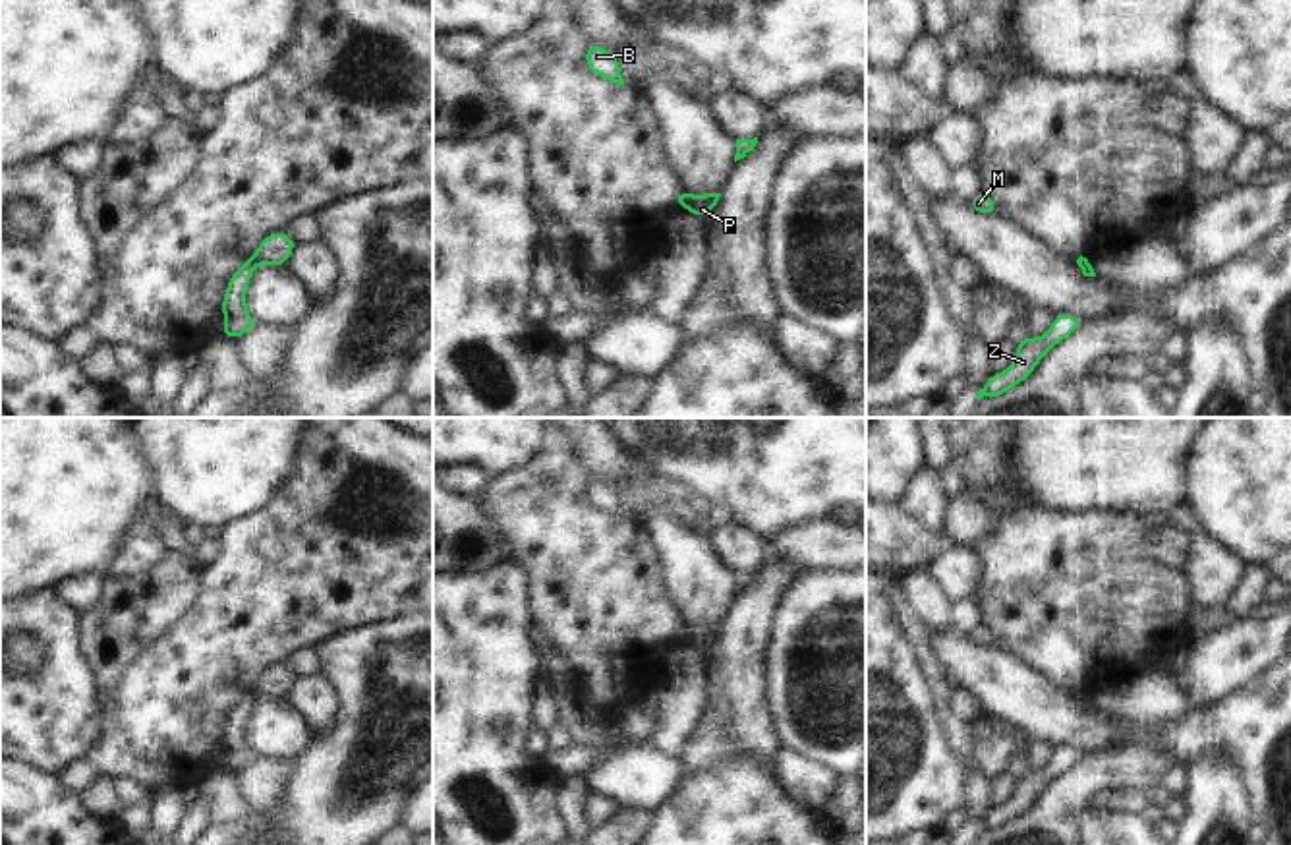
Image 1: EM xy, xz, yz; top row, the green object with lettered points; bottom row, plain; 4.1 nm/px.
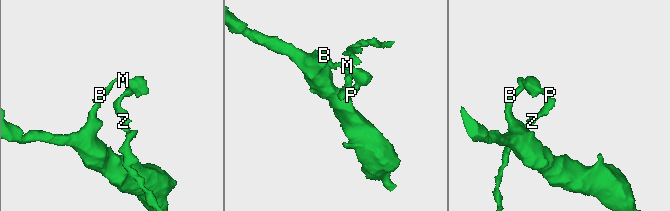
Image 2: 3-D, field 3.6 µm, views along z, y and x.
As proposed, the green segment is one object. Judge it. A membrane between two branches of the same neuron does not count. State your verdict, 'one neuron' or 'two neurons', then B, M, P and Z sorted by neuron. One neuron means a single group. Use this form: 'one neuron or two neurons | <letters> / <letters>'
two neurons | B M P / Z

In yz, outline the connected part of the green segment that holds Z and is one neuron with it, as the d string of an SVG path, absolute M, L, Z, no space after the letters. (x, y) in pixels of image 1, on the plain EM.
M1063 746L1055 748L1051 762L1044 770L1018 770L1018 783L1011 801L1003 806L993 806L978 824L976 831L995 831L1024 814L1046 789L1046 785L1076 764L1080 758L1082 754L1078 750Z

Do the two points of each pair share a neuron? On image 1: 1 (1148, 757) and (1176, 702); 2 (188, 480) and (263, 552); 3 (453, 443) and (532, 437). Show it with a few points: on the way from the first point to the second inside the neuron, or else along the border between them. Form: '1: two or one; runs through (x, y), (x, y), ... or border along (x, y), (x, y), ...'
1: one; runs through (1148, 743), (1150, 728), (1162, 716)
2: two; border along (271, 495), (263, 505), (232, 519), (223, 528)
3: one; runs through (472, 437), (513, 437)

